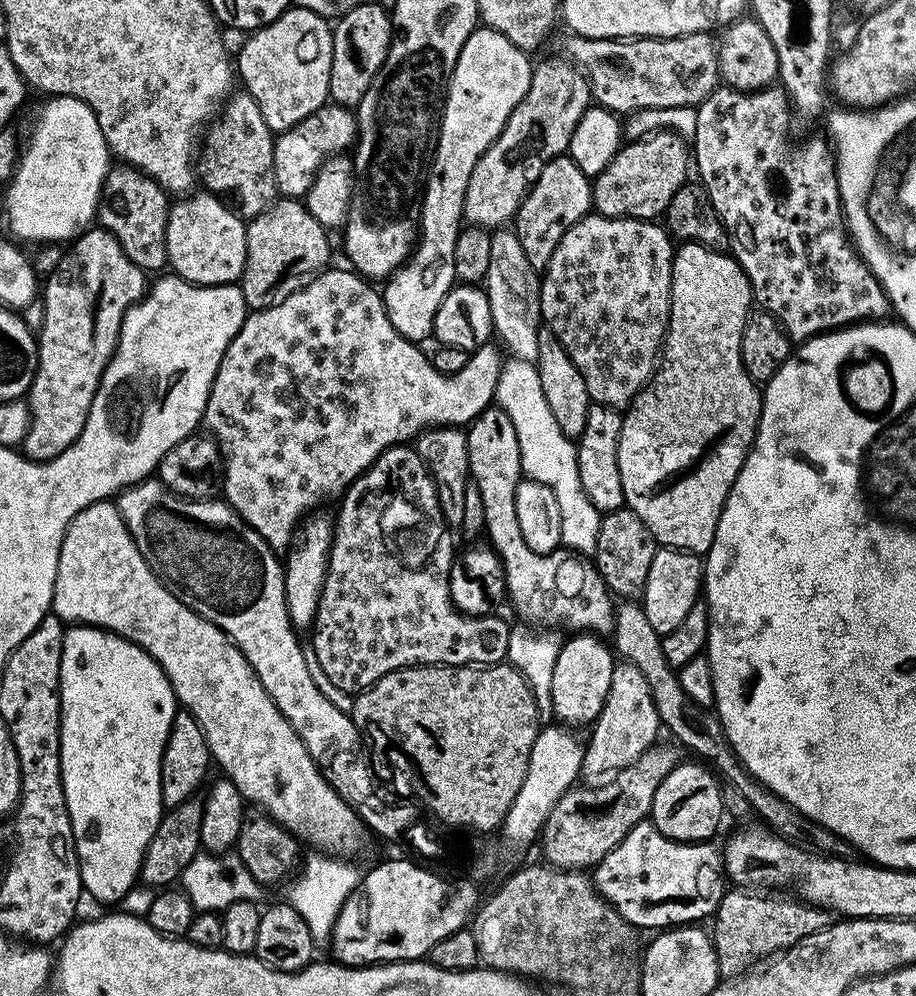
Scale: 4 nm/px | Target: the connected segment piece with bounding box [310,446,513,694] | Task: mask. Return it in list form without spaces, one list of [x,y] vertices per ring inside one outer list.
[[[415,447],[386,449],[353,484],[348,485],[342,496],[340,513],[334,516],[328,571],[324,573],[322,594],[310,629],[310,656],[318,672],[320,667],[319,675],[324,675],[340,692],[359,694],[399,668],[487,666],[503,664],[509,659],[508,647],[513,633],[507,622],[499,620],[496,614],[465,616],[452,600],[448,581],[454,559],[452,536],[440,512],[432,477],[419,476],[425,468]]]

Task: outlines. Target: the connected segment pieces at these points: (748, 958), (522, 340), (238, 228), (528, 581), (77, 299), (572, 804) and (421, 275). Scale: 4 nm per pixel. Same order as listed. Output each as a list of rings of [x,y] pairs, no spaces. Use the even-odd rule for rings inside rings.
[[[745,888],[725,891],[712,916],[713,948],[716,951],[717,968],[721,979],[740,976],[759,959],[784,951],[795,942],[820,929],[828,928],[834,922],[833,913],[829,909],[782,896],[785,895],[765,894]]]
[[[495,229],[491,233],[490,265],[484,279],[488,294],[493,331],[499,343],[512,351],[517,360],[536,361],[538,358],[538,332],[540,318],[540,281],[537,269],[526,262],[526,254],[518,242],[515,231]]]
[[[196,190],[177,200],[169,207],[166,222],[171,271],[186,282],[207,288],[237,283],[246,262],[245,221],[219,195],[207,190]]]
[[[490,406],[472,421],[467,429],[468,437],[468,471],[474,492],[480,495],[480,508],[484,511],[484,528],[488,531],[487,543],[495,548],[504,564],[504,577],[508,583],[507,599],[516,607],[516,612],[528,623],[528,626],[560,626],[565,624],[572,630],[583,630],[588,634],[606,634],[613,631],[614,600],[610,595],[603,578],[597,572],[595,563],[580,554],[568,550],[557,550],[549,556],[538,554],[526,546],[522,530],[518,527],[516,513],[516,487],[521,482],[520,447],[514,422],[498,406]]]
[[[99,226],[89,227],[87,230],[80,233],[78,239],[71,245],[72,248],[60,261],[56,264],[56,269],[48,276],[48,281],[43,281],[42,284],[42,303],[44,305],[44,317],[38,329],[38,355],[36,358],[36,377],[32,379],[30,389],[30,423],[28,425],[28,433],[24,435],[22,445],[23,455],[27,456],[33,462],[43,462],[52,460],[59,454],[65,452],[72,443],[78,438],[78,434],[82,434],[82,430],[86,426],[86,418],[90,406],[94,402],[94,394],[100,385],[100,379],[104,373],[104,367],[110,362],[112,351],[116,349],[116,340],[120,336],[120,323],[124,317],[124,311],[131,308],[141,296],[146,292],[146,273],[143,268],[140,268],[134,262],[130,262],[130,258],[126,258],[126,254],[122,250],[122,246],[118,246],[118,242],[114,238],[114,234],[107,232],[105,228]]]
[[[660,742],[647,748],[639,758],[630,762],[630,766],[597,783],[600,784],[597,788],[568,788],[550,810],[538,837],[538,845],[548,859],[545,861],[553,868],[565,870],[588,870],[599,864],[600,859],[610,854],[610,850],[614,850],[634,826],[649,819],[654,790],[658,790],[662,778],[666,778],[674,766],[682,763],[679,751],[681,749],[675,743]]]
[[[478,26],[470,34],[470,38],[466,38],[466,42],[462,46],[462,50],[458,54],[458,62],[454,66],[452,75],[448,77],[448,87],[445,91],[444,98],[442,101],[442,111],[438,116],[438,133],[436,136],[436,143],[432,154],[434,162],[430,164],[425,182],[424,189],[421,195],[420,202],[420,223],[418,225],[418,239],[408,257],[391,276],[387,277],[386,283],[388,284],[385,288],[382,288],[382,303],[385,310],[388,311],[388,317],[390,322],[394,326],[394,330],[398,330],[398,334],[402,334],[413,342],[424,342],[427,336],[433,335],[432,327],[434,326],[434,320],[438,314],[438,306],[442,306],[442,298],[446,298],[446,294],[453,288],[457,283],[456,271],[454,270],[454,246],[458,242],[460,233],[462,231],[462,225],[465,223],[464,218],[464,204],[467,183],[470,180],[470,176],[473,174],[474,166],[477,164],[479,157],[484,156],[486,149],[490,147],[500,136],[502,129],[506,126],[506,122],[510,118],[510,114],[517,108],[522,102],[522,98],[526,94],[526,90],[530,90],[530,78],[532,77],[532,69],[534,67],[533,61],[531,60],[529,53],[521,50],[518,46],[514,46],[514,42],[510,42],[510,38],[503,36],[498,30],[487,26]]]

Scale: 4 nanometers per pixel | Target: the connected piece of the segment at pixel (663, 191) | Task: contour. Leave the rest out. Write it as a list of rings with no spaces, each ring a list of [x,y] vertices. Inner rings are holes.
[[[656,130],[651,134],[633,139],[632,144],[625,143],[619,151],[614,154],[612,161],[591,181],[592,185],[592,207],[601,216],[610,218],[630,218],[631,220],[655,221],[663,217],[670,206],[670,198],[678,194],[680,187],[689,179],[690,172],[690,148],[684,145],[685,137],[673,134],[668,130]]]

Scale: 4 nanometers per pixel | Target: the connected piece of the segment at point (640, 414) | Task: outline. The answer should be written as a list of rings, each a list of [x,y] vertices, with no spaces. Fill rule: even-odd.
[[[691,242],[681,243],[675,249],[672,258],[672,313],[668,316],[668,332],[664,335],[662,355],[658,361],[656,373],[649,380],[648,385],[633,398],[623,413],[620,437],[617,440],[618,474],[621,475],[624,503],[627,508],[634,510],[634,514],[638,514],[638,518],[642,518],[642,522],[646,522],[657,545],[666,548],[681,548],[683,552],[708,553],[714,542],[714,534],[718,530],[718,522],[726,498],[746,462],[748,451],[752,449],[752,444],[756,440],[756,427],[760,424],[762,396],[758,391],[758,384],[744,369],[743,360],[740,357],[740,343],[743,338],[745,321],[753,308],[752,287],[747,274],[744,273],[744,267],[740,265],[735,256],[724,250],[708,248],[705,244]]]

